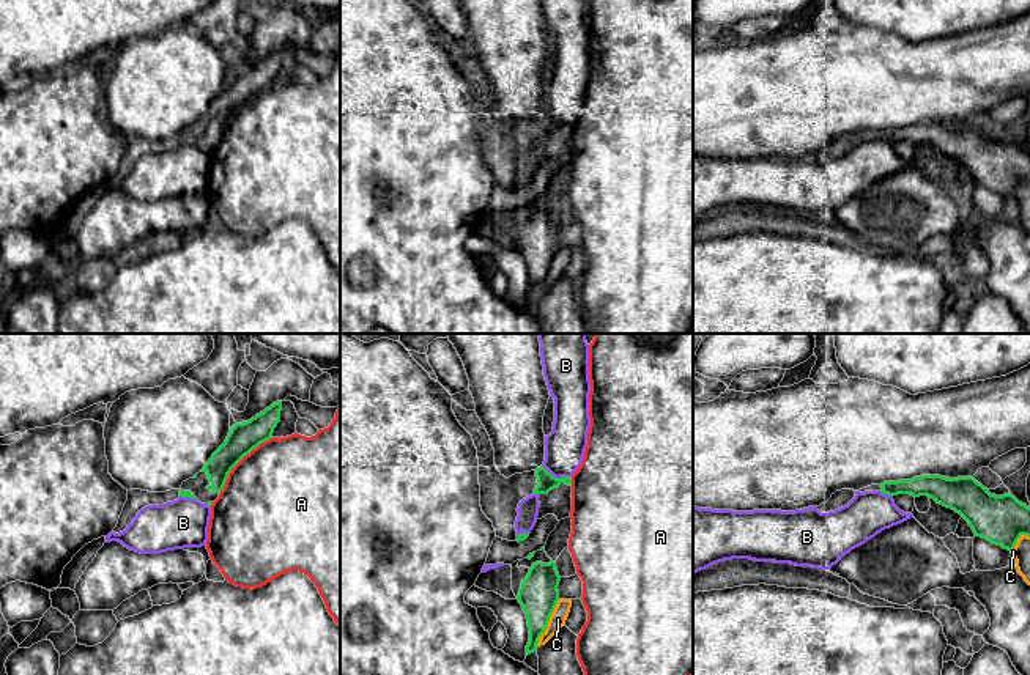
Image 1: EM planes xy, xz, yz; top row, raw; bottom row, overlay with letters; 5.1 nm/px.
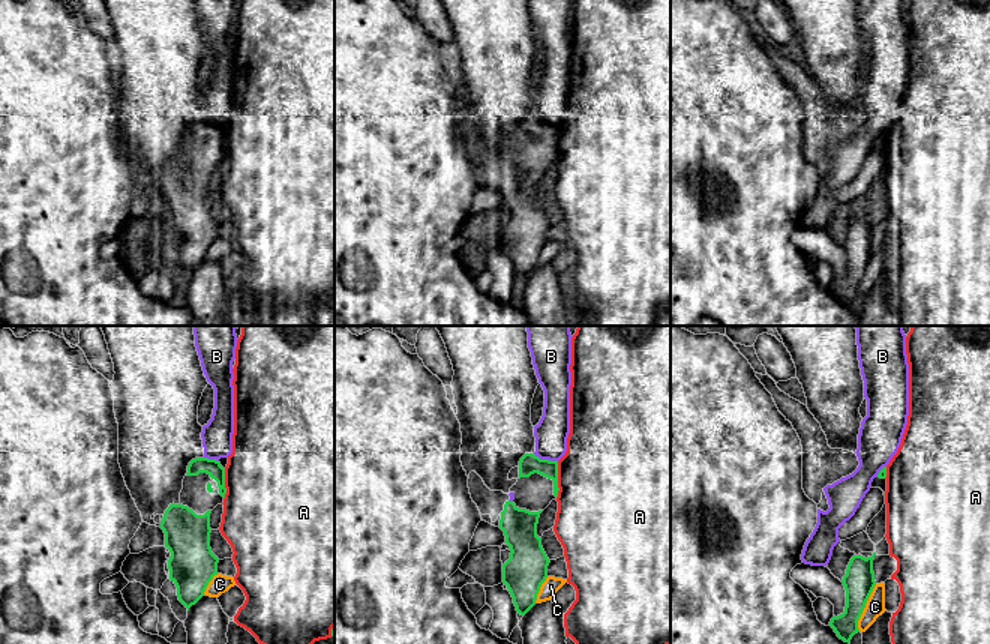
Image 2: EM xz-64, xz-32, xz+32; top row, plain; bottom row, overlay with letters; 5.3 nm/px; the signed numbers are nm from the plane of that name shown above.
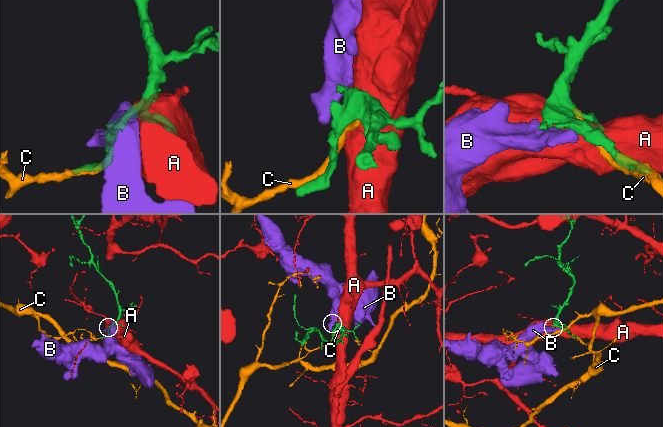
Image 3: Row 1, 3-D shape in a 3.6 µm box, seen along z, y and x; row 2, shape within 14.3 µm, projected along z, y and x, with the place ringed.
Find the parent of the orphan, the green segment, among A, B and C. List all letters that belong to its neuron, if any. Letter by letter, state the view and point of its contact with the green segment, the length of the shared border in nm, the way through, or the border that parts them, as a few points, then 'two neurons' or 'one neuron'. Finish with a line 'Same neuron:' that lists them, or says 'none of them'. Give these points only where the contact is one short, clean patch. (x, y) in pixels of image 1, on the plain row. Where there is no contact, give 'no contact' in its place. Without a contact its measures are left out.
A: xy (240, 107) | 400 nm | two neurons
B: xz (555, 125) | 170 nm | two neurons
C: xz (547, 271) | 260 nm | two neurons
Same neuron: none of them

